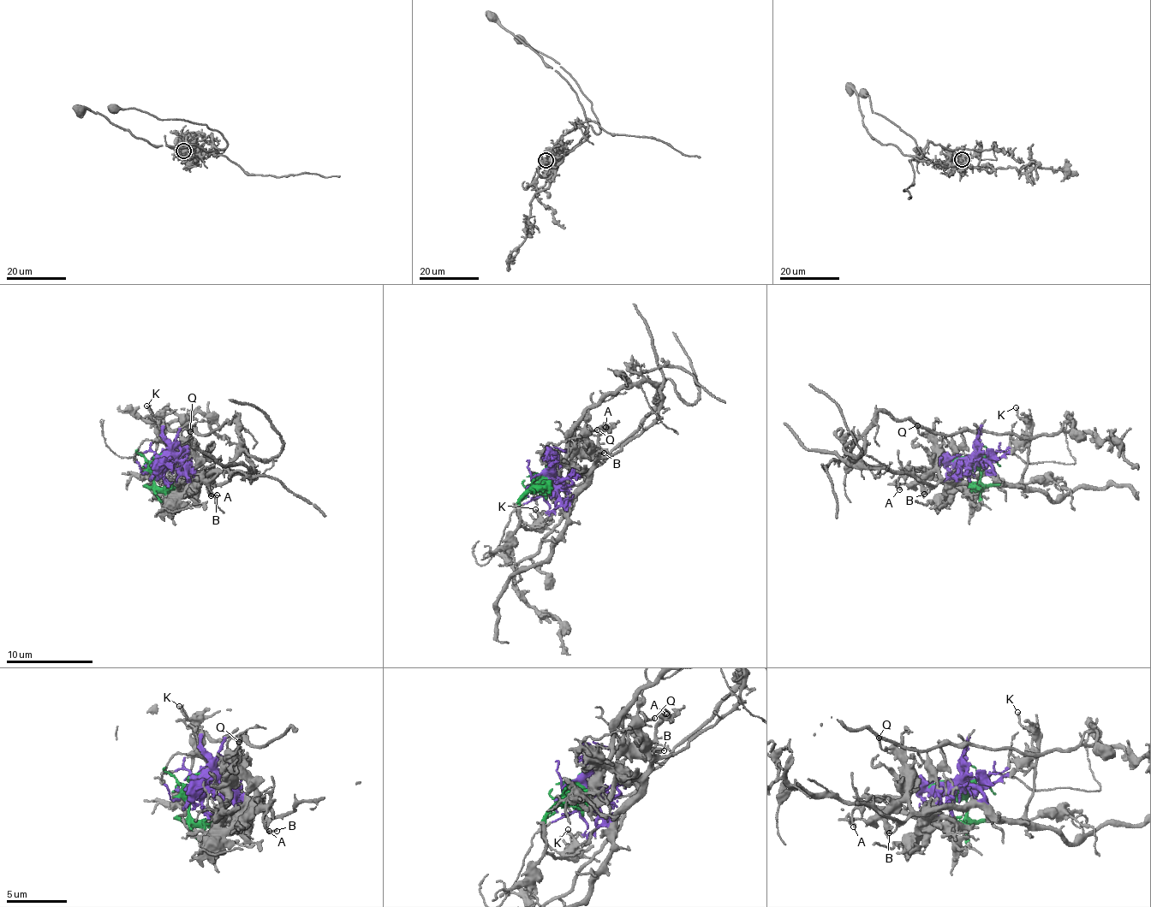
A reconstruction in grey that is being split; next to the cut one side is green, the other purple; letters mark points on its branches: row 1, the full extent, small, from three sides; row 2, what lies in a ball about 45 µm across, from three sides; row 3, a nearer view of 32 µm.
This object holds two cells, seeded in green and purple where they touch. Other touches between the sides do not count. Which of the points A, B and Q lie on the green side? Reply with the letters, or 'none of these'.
none of these

